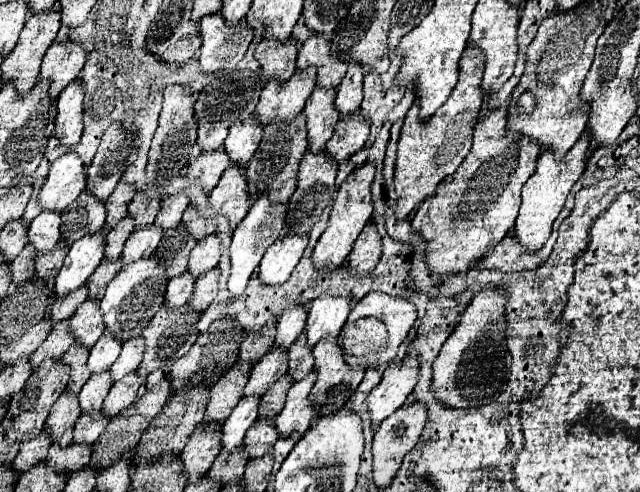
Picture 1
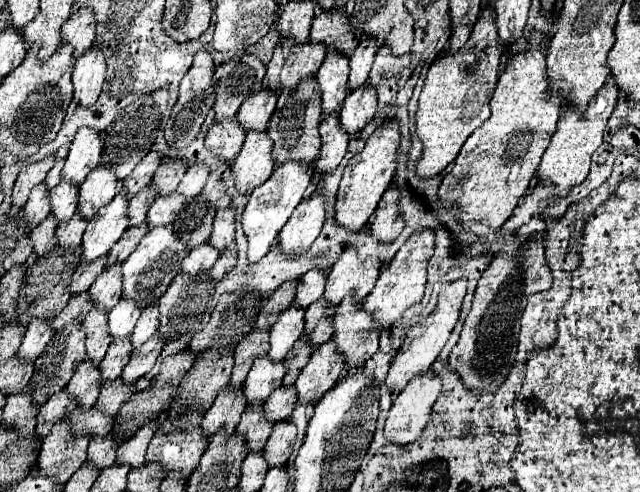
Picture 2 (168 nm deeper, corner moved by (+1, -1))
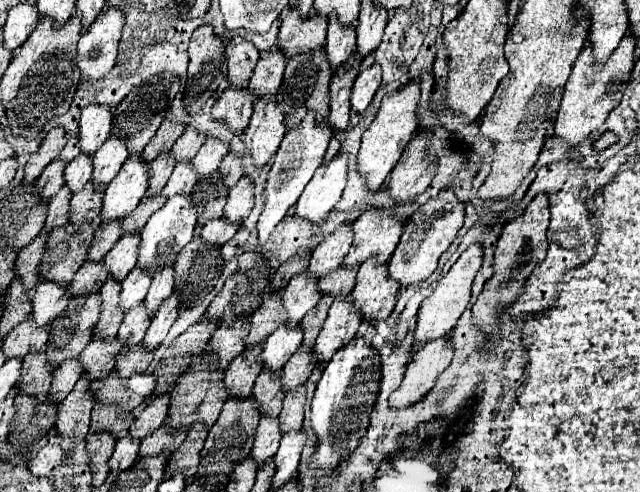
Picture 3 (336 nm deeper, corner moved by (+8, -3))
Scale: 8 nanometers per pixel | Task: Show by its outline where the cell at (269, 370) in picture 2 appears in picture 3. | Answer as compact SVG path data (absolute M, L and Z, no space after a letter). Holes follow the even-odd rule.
M286 325L278 327L266 341L264 349L260 353L260 363L264 371L280 371L286 361L292 357L292 353L300 347L302 343L302 333L300 327L288 329Z

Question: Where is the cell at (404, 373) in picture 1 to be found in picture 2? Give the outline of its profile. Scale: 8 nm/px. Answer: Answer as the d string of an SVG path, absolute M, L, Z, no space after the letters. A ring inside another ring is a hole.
M459 277L457 281L453 283L447 283L441 287L439 291L439 301L437 301L437 307L423 319L419 319L415 325L409 327L407 331L407 337L403 341L403 345L399 347L395 359L393 359L393 365L389 369L389 375L387 375L387 387L393 391L393 393L399 393L403 391L403 387L415 377L415 375L421 375L423 371L427 371L433 361L437 359L437 355L441 353L443 345L447 343L455 323L459 321L459 311L461 311L461 303L463 303L463 297L467 293L467 277Z

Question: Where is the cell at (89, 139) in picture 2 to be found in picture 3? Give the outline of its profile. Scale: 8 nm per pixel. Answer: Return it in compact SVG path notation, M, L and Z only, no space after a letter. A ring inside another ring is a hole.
M100 105L84 107L78 133L80 153L84 155L96 153L102 147L102 143L110 137L110 123L112 123L112 113L108 107Z

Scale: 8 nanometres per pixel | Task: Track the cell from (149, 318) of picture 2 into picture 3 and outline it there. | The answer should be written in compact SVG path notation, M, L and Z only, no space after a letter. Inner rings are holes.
M162 269L150 285L150 291L144 299L144 307L150 311L150 317L156 315L158 307L164 303L164 299L168 299L172 295L172 269Z

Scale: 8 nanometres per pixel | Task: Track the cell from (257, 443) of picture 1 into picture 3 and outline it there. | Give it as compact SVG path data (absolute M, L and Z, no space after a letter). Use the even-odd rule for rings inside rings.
M300 347L282 369L282 391L284 393L294 391L302 383L306 383L310 373L312 373L312 349Z

